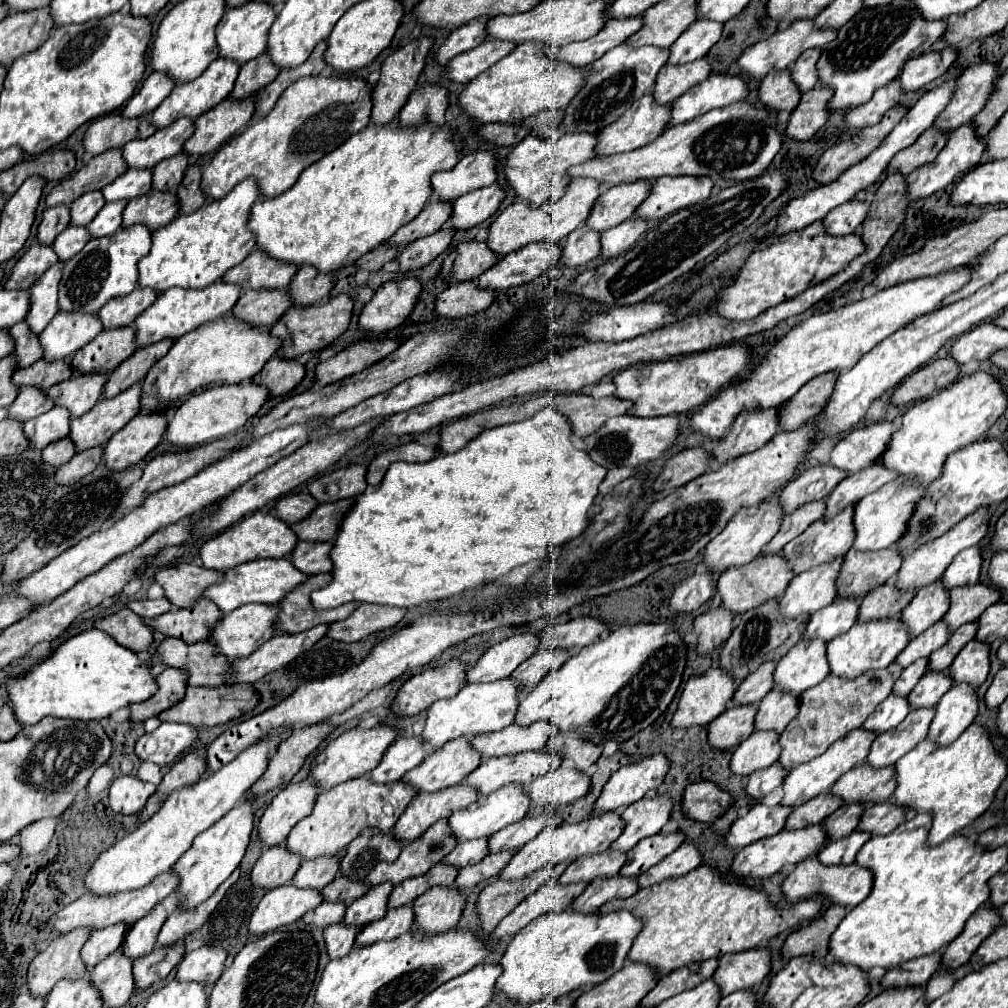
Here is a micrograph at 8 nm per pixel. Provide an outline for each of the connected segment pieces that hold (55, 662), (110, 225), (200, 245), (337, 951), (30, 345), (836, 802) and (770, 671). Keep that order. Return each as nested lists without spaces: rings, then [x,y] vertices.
[[[88,629],[76,637],[70,637],[46,661],[34,665],[22,677],[6,679],[6,691],[12,703],[12,711],[20,725],[36,725],[44,717],[80,719],[80,721],[98,719],[100,721],[120,707],[146,701],[150,695],[156,693],[156,689],[158,687],[154,685],[154,677],[150,675],[150,665],[146,665],[146,659],[118,645],[108,633],[98,631],[98,629]]]
[[[112,201],[106,203],[100,213],[94,217],[92,223],[88,223],[88,229],[94,237],[106,237],[106,235],[114,235],[120,227],[122,227],[122,211],[126,207],[128,201]]]
[[[254,177],[244,179],[238,183],[226,197],[208,201],[198,211],[190,215],[178,215],[168,225],[156,229],[152,233],[154,245],[146,257],[140,259],[140,285],[152,287],[158,293],[164,293],[170,287],[184,287],[184,289],[202,289],[238,265],[242,259],[248,257],[250,251],[256,247],[254,233],[248,229],[250,209],[260,197],[260,189]]]
[[[344,921],[326,927],[324,929],[324,941],[326,941],[326,947],[328,947],[330,959],[338,959],[338,957],[348,955],[354,947],[356,933],[358,933],[358,929],[352,927],[352,925],[346,925]]]
[[[20,321],[18,325],[14,325],[10,329],[10,335],[14,337],[16,341],[16,357],[18,357],[18,367],[26,367],[26,365],[32,365],[36,361],[42,359],[42,345],[40,345],[40,339],[36,333],[30,331],[28,323],[26,321]]]
[[[822,793],[822,795],[814,797],[812,801],[806,801],[804,805],[796,807],[792,811],[792,815],[788,817],[786,829],[798,829],[798,827],[820,823],[830,813],[834,813],[840,805],[842,805],[842,799],[840,797],[836,797],[834,793]]]
[[[766,661],[764,665],[760,665],[754,673],[750,673],[750,677],[746,677],[746,681],[740,683],[734,693],[734,701],[740,705],[762,701],[762,697],[774,687],[774,669],[776,661]]]

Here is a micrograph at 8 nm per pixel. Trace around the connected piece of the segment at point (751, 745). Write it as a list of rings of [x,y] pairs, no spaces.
[[[754,731],[746,741],[742,741],[730,761],[730,769],[736,775],[750,775],[754,771],[766,769],[780,757],[780,735],[776,731]]]

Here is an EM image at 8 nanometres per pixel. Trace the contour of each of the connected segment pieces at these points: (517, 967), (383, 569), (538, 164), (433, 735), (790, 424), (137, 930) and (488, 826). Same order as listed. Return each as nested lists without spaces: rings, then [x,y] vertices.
[[[574,909],[542,913],[538,919],[534,919],[530,925],[526,925],[522,931],[518,931],[514,935],[514,939],[510,941],[510,945],[506,947],[506,953],[500,961],[500,965],[504,967],[504,973],[498,977],[498,993],[506,995],[512,1003],[534,1003],[548,995],[558,997],[558,995],[566,995],[578,987],[598,985],[624,967],[624,963],[628,959],[628,951],[642,929],[644,929],[644,921],[624,909],[606,913],[606,915],[602,915],[600,911],[592,911],[592,913],[576,911],[574,913]]]
[[[546,407],[538,411],[534,417],[518,423],[508,423],[502,427],[492,427],[480,435],[476,435],[472,441],[464,445],[464,449],[456,453],[440,453],[436,459],[430,459],[426,463],[394,463],[386,471],[382,483],[378,489],[372,491],[366,489],[362,495],[356,497],[352,509],[342,517],[342,525],[338,527],[338,533],[332,541],[332,551],[330,559],[334,563],[332,569],[332,581],[330,585],[314,591],[310,595],[312,607],[314,609],[332,609],[340,607],[344,603],[382,603],[382,605],[392,605],[392,607],[410,607],[410,605],[420,605],[424,601],[440,601],[452,595],[458,595],[466,589],[474,589],[482,585],[484,581],[496,581],[502,575],[506,575],[510,569],[516,565],[530,563],[534,559],[544,559],[548,555],[548,549],[556,543],[566,543],[578,537],[586,527],[588,527],[588,509],[592,507],[596,495],[598,495],[598,485],[604,479],[606,469],[600,465],[594,465],[590,461],[590,455],[584,453],[582,449],[576,449],[570,443],[570,425],[566,425],[566,419],[560,413],[554,413],[554,409]]]
[[[566,133],[556,143],[548,143],[538,139],[536,135],[528,135],[522,143],[514,147],[504,165],[508,183],[520,199],[530,201],[534,207],[542,205],[548,199],[558,199],[566,193],[566,187],[570,185],[568,169],[572,165],[580,165],[588,159],[594,159],[596,145],[598,145],[596,133]]]
[[[510,677],[492,683],[470,683],[458,695],[432,703],[428,707],[428,721],[422,739],[426,739],[432,745],[432,749],[440,749],[446,741],[452,741],[460,735],[470,737],[470,735],[500,731],[508,727],[518,711],[518,697],[522,691],[518,689],[518,685],[520,683],[512,681]]]
[[[824,373],[822,377],[814,377],[808,381],[790,401],[786,401],[778,411],[778,423],[782,431],[796,431],[804,423],[808,423],[814,415],[822,411],[826,399],[834,391],[834,373]]]
[[[158,903],[146,917],[138,919],[126,933],[126,939],[122,945],[124,953],[130,959],[138,959],[140,955],[150,953],[150,949],[154,949],[154,945],[156,945],[156,937],[162,929],[166,917],[168,917],[168,913],[166,913],[164,905]]]
[[[518,783],[504,785],[502,789],[496,789],[494,793],[490,793],[488,797],[478,799],[470,807],[454,811],[450,815],[450,827],[452,827],[454,835],[458,837],[458,841],[474,839],[474,837],[490,837],[496,831],[500,831],[502,827],[526,817],[526,813],[530,811],[530,805],[532,805],[532,801],[530,801],[530,795],[526,793],[524,785],[518,785]]]

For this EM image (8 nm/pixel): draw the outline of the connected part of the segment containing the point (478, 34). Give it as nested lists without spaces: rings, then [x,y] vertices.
[[[482,15],[478,19],[472,19],[470,23],[462,25],[460,29],[454,29],[448,37],[448,41],[438,49],[436,53],[436,59],[438,63],[448,63],[452,57],[464,53],[464,51],[470,51],[474,47],[478,47],[480,43],[486,41],[488,33],[486,33],[486,25],[490,21],[490,15]]]

